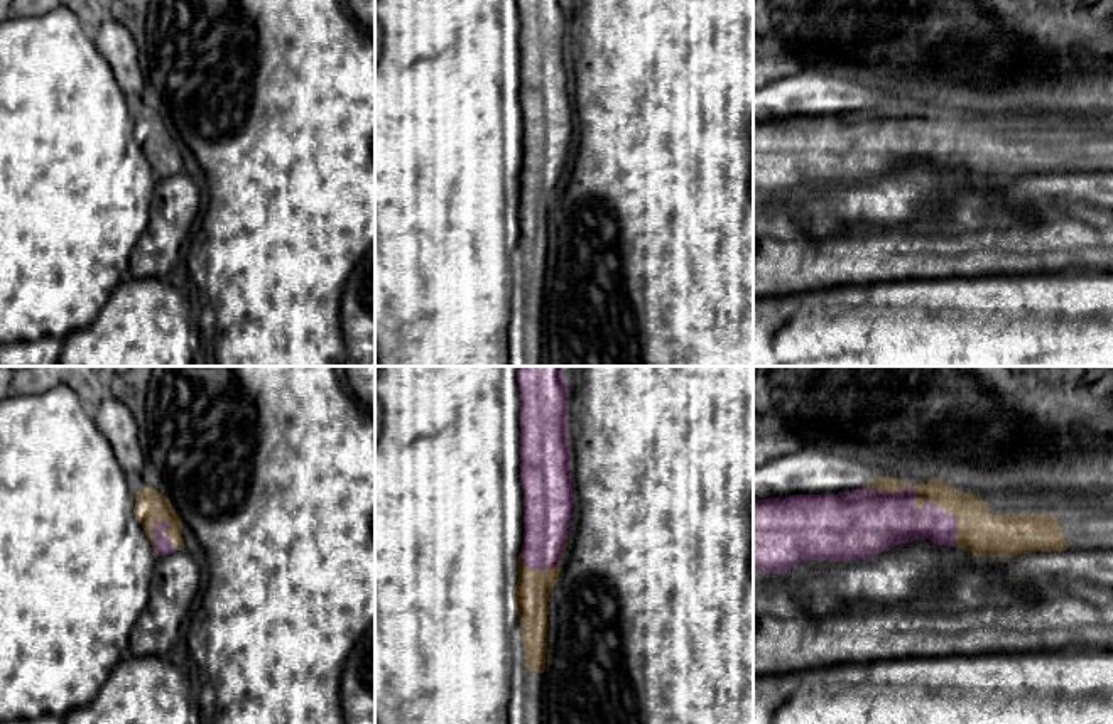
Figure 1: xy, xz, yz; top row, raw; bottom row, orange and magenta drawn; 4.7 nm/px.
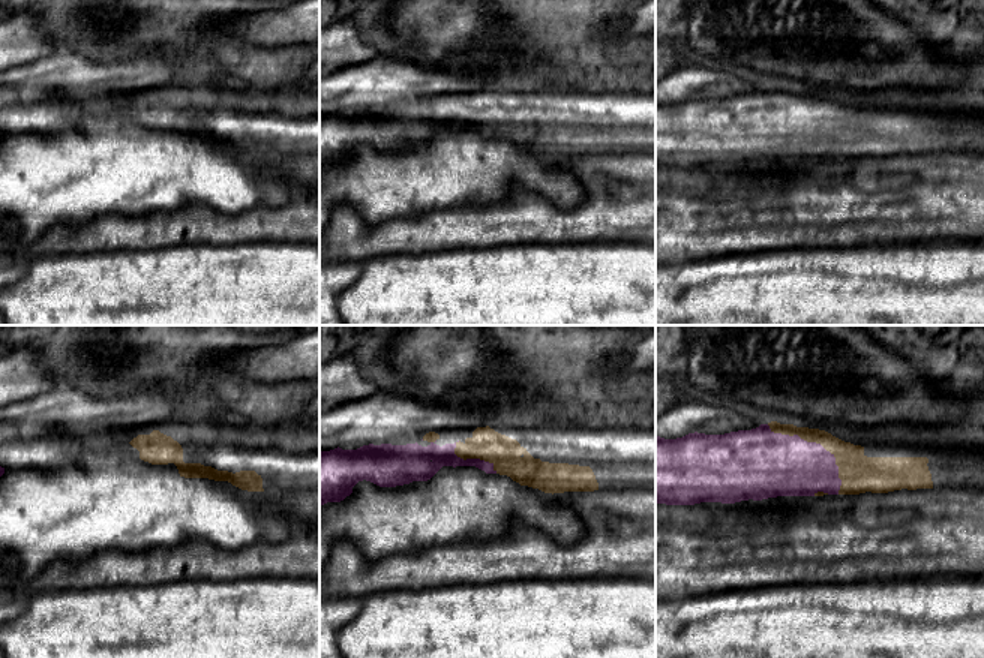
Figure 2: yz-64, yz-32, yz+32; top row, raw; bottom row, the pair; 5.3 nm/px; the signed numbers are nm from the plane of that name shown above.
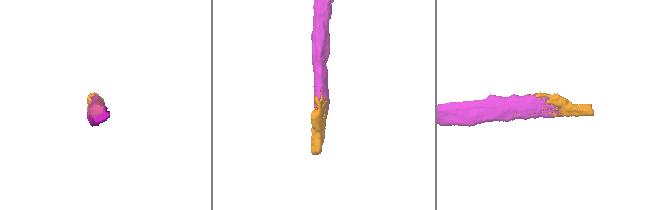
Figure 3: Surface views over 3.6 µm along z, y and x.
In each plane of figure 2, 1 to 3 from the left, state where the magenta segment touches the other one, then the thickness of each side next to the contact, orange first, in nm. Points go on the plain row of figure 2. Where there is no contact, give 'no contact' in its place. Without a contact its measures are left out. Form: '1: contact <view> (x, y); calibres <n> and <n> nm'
1: no contact
2: contact yz-32 (473, 122); calibres 170 and 110 nm
3: contact yz+32 (819, 107); calibres 190 and 340 nm

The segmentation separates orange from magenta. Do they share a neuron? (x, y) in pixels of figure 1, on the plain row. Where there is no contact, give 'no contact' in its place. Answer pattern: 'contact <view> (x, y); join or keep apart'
contact yz (917, 129); join

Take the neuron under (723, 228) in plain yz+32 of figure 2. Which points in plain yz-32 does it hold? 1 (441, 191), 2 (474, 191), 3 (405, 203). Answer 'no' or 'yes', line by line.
1: no
2: no
3: no

